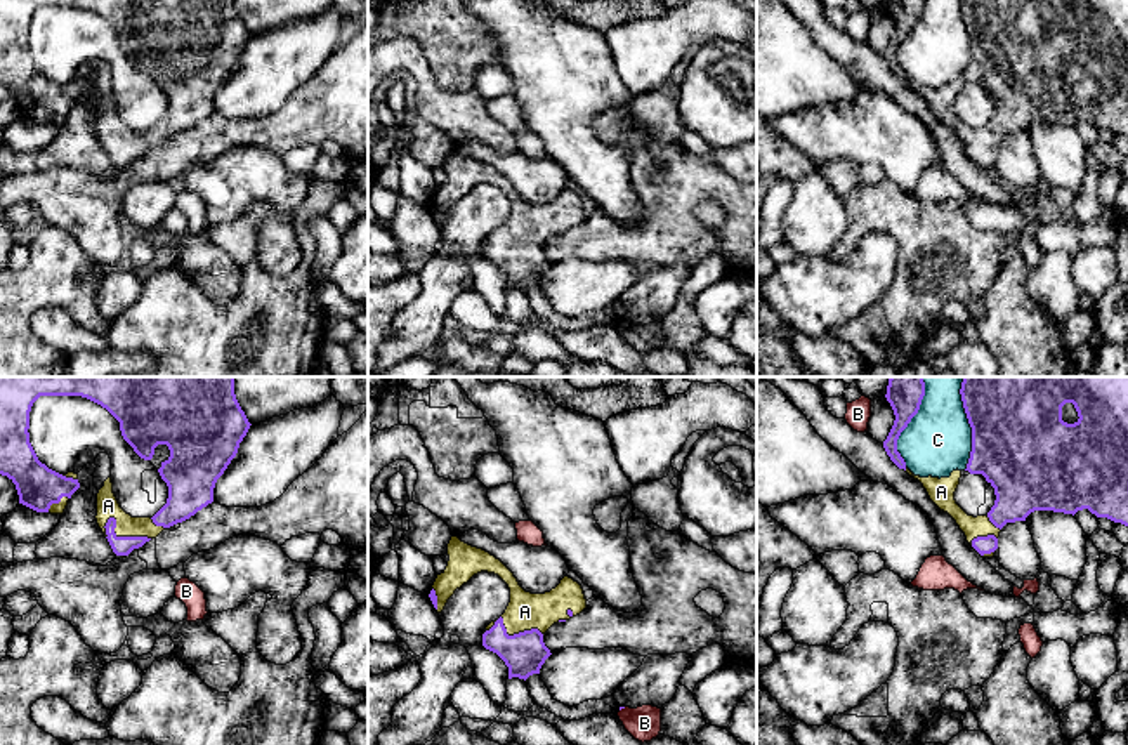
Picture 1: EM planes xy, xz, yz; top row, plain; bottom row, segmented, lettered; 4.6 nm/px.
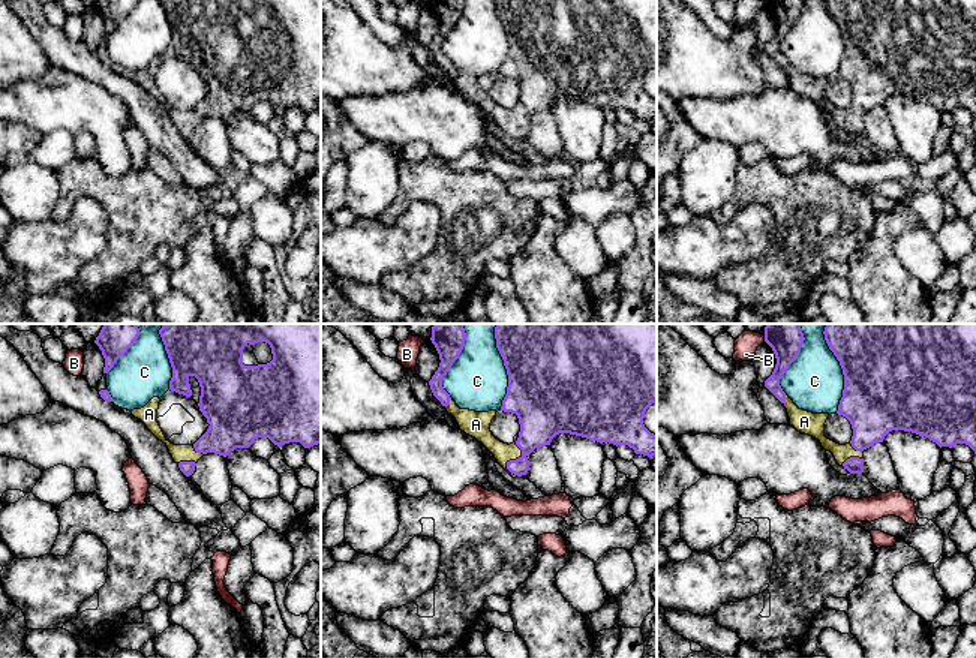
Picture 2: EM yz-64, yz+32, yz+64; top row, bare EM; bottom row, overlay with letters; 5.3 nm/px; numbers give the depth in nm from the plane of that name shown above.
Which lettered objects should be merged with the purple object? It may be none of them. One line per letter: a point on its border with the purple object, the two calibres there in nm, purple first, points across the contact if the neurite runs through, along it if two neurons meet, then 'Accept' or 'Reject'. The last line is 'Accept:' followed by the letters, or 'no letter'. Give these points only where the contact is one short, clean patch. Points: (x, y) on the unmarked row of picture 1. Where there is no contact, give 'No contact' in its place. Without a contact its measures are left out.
A: Touches purple at xy (120, 148). Thickness 100 nm (purple) against 100 nm. Accept
B: Touches purple at xz (622, 318). Thickness 20 nm (purple) against 160 nm. Reject
C: Touches purple at yz (972, 40). Thickness 460 nm (purple) against 320 nm. Reject
Accept: A

